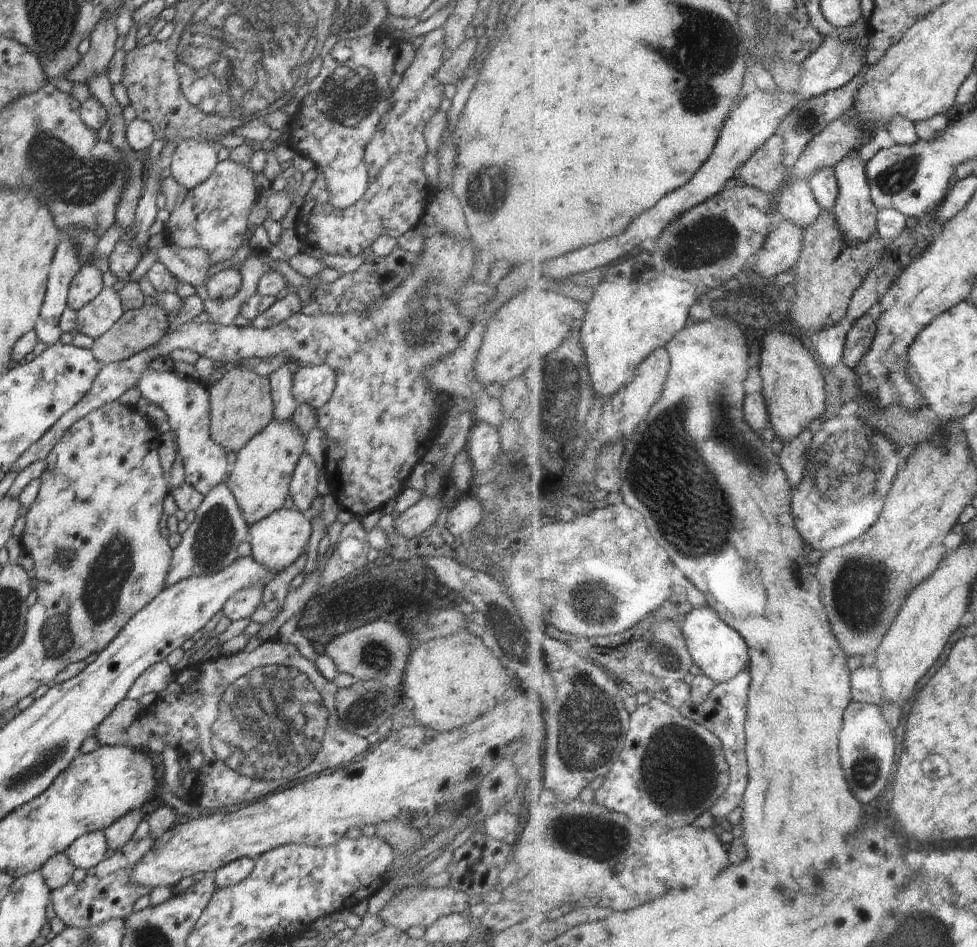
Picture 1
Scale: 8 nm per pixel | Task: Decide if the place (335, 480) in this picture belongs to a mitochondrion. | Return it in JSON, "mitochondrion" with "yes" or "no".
{"mitochondrion":"no"}

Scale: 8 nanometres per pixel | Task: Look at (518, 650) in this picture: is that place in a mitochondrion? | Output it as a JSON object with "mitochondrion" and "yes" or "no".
{"mitochondrion":"yes"}

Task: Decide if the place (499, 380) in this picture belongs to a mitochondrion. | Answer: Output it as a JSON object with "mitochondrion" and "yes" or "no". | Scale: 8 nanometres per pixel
{"mitochondrion":"no"}

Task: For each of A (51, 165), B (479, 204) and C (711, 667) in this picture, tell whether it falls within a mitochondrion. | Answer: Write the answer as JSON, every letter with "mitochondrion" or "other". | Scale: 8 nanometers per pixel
{"A":"mitochondrion","B":"mitochondrion","C":"other"}

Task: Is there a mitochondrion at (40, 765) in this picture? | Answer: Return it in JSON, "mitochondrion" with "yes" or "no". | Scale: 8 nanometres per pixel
{"mitochondrion":"yes"}

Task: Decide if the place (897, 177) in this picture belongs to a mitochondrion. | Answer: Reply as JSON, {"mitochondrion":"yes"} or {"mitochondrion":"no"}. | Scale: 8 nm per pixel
{"mitochondrion":"yes"}

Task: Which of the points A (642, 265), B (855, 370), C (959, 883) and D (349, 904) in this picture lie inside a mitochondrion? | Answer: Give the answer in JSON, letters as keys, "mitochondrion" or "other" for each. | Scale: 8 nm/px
{"A":"mitochondrion","B":"other","C":"other","D":"other"}

